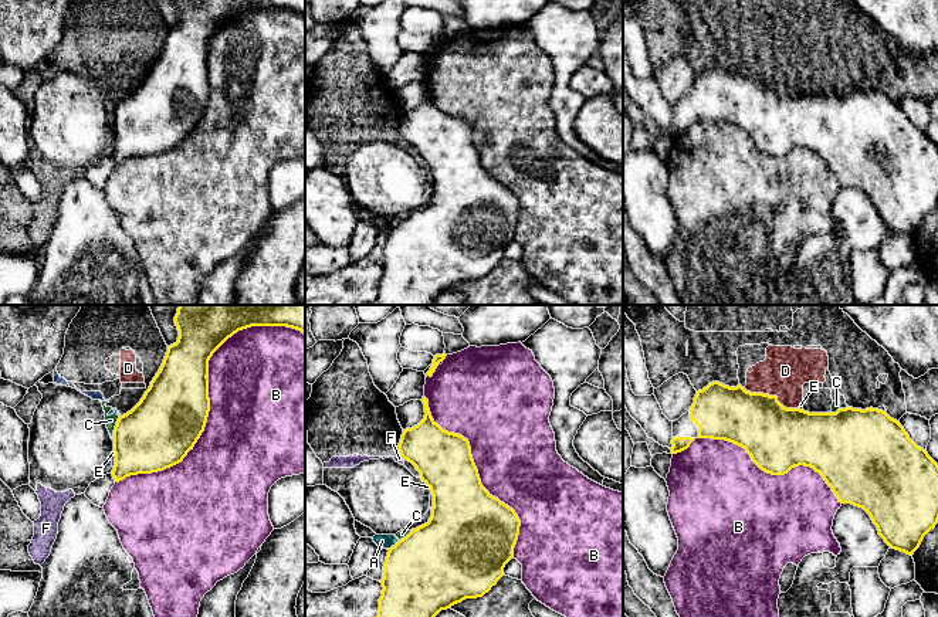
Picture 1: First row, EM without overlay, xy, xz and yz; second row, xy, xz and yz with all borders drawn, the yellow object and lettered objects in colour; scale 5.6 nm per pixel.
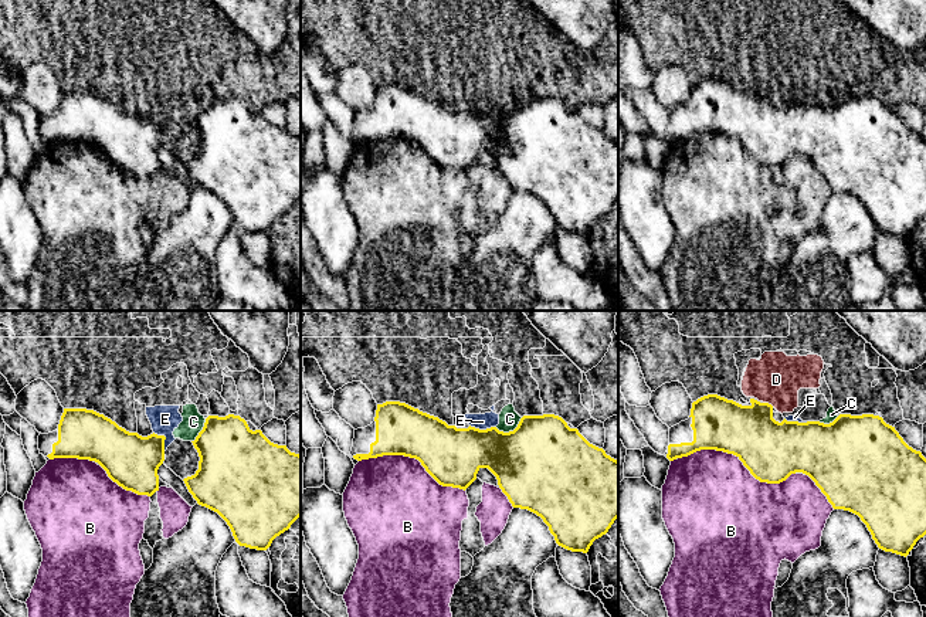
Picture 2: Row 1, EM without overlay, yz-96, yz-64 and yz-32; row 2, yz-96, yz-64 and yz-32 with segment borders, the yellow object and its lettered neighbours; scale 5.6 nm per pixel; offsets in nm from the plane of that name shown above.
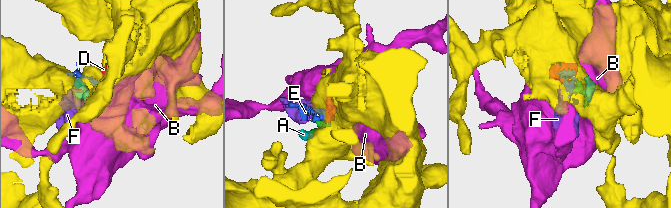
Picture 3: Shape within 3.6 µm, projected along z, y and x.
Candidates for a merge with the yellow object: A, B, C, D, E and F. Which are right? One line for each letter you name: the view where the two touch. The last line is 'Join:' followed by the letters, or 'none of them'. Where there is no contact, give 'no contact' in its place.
Join: none of them

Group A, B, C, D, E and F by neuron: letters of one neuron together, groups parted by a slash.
A C D E F / B

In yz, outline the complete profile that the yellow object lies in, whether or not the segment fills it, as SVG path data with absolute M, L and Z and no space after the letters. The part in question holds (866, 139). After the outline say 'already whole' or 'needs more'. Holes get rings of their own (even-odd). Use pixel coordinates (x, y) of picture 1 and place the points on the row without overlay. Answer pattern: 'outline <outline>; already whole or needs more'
outline M712 64L698 72L691 91L673 104L671 136L681 135L695 121L725 122L746 132L752 143L765 155L785 157L792 150L805 148L819 155L832 170L839 184L863 190L877 209L878 217L895 233L910 238L920 230L924 218L938 206L938 146L927 132L918 129L900 104L878 91L839 91L836 95L809 95L783 89L776 78L746 74Z; needs more

